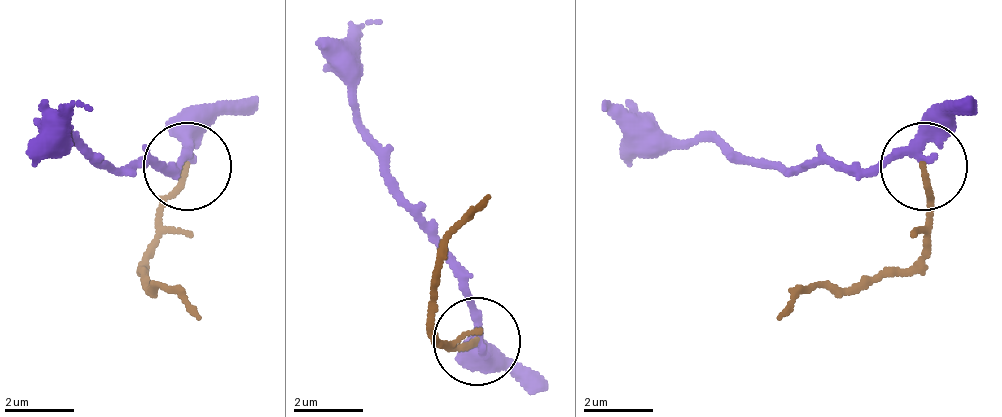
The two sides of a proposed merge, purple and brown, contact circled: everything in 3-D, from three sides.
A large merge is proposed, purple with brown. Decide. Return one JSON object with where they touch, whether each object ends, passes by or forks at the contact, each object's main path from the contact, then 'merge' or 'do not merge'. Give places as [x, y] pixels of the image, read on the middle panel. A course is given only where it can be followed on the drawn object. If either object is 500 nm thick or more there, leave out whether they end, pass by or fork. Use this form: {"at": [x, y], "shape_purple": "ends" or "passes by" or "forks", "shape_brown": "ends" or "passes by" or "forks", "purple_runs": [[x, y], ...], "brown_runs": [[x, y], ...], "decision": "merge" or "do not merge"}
{"at": [476, 341], "shape_purple": "passes by", "shape_brown": "ends", "purple_runs": [[474, 339], [466, 269], [395, 181], [352, 94], [352, 41], [378, 24]], "brown_runs": [[474, 339], [448, 348], [431, 321], [439, 243], [492, 199]], "decision": "merge"}

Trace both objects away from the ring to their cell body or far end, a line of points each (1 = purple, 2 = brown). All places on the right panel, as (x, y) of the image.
1: (921, 164), (764, 164), (624, 120), (606, 111)
2: (921, 164), (930, 243), (904, 269), (825, 286), (781, 321)

